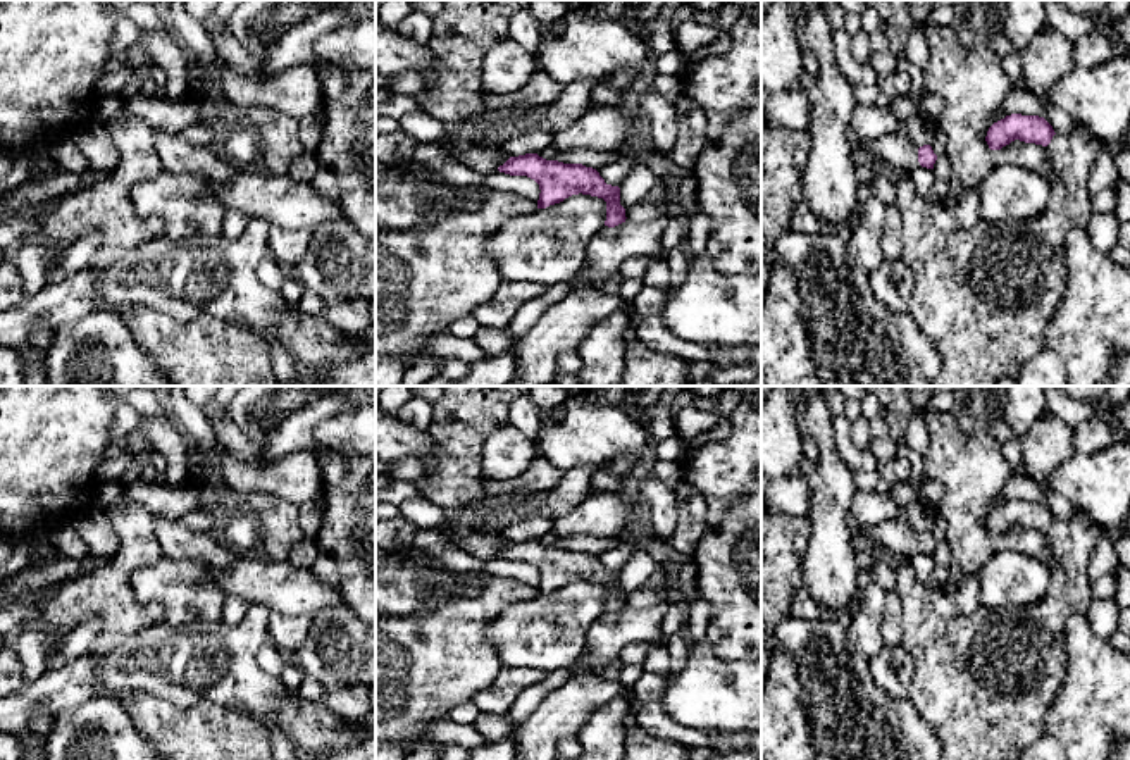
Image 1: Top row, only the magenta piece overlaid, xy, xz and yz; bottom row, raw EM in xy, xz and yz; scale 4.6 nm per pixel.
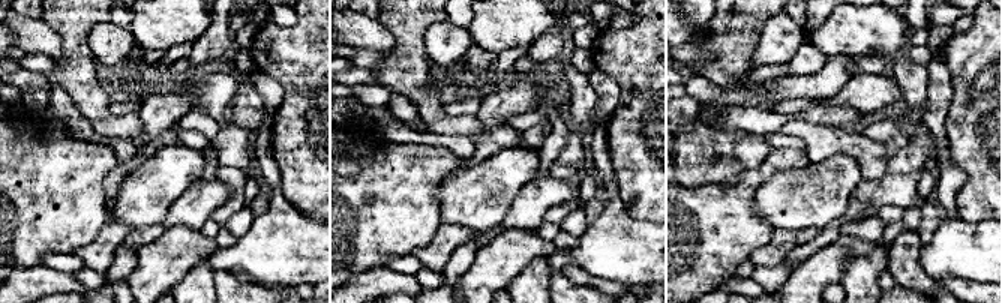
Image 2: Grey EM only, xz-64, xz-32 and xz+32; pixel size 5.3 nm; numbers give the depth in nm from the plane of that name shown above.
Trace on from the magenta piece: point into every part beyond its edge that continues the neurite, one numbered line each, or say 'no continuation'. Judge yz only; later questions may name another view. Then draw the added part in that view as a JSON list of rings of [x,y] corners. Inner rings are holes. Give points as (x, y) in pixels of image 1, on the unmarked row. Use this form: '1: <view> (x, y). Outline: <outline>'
1: yz (894, 535). Outline: [[[904,512],[879,526],[858,527],[860,545],[877,550],[891,550],[903,558],[911,558],[920,553],[918,534],[908,526]]]

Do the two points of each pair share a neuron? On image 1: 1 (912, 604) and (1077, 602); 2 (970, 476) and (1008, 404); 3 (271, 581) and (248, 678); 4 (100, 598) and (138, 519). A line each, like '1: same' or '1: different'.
1: same
2: different
3: different
4: same

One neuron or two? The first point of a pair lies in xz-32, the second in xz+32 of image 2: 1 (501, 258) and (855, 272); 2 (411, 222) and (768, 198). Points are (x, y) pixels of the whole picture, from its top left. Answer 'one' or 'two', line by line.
1: two
2: two

